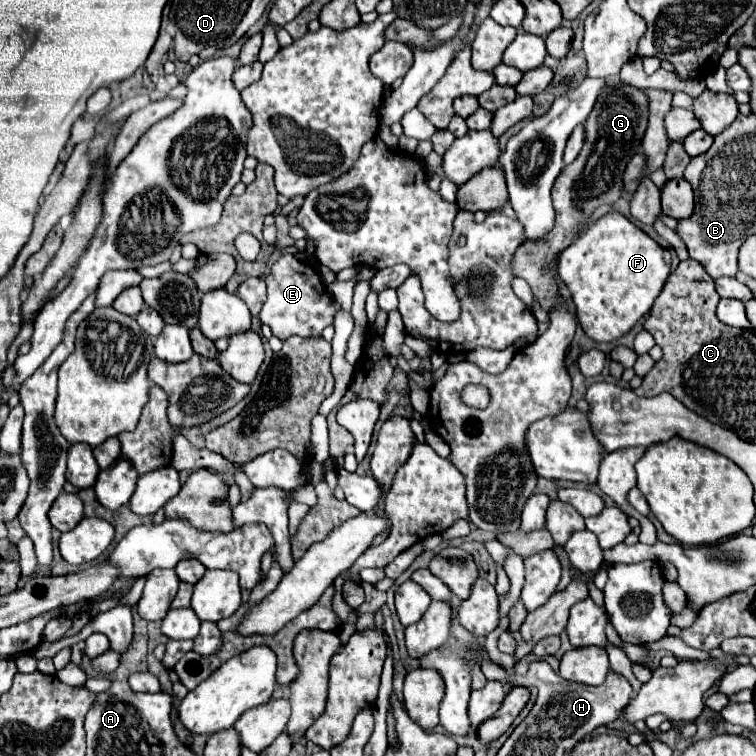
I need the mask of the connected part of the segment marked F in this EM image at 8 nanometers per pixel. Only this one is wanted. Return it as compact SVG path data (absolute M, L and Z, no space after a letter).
M611 211L589 225L589 229L559 255L557 271L571 291L579 325L587 337L593 341L615 341L629 333L651 309L669 277L671 253L621 213Z

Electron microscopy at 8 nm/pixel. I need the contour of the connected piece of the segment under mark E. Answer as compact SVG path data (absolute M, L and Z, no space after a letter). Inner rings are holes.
M283 255L273 263L271 273L267 275L267 301L259 319L263 325L269 325L273 335L281 341L287 341L293 335L319 337L321 331L333 323L333 317L339 309L341 305L323 287L317 271L313 271L311 265L299 261L293 255Z

